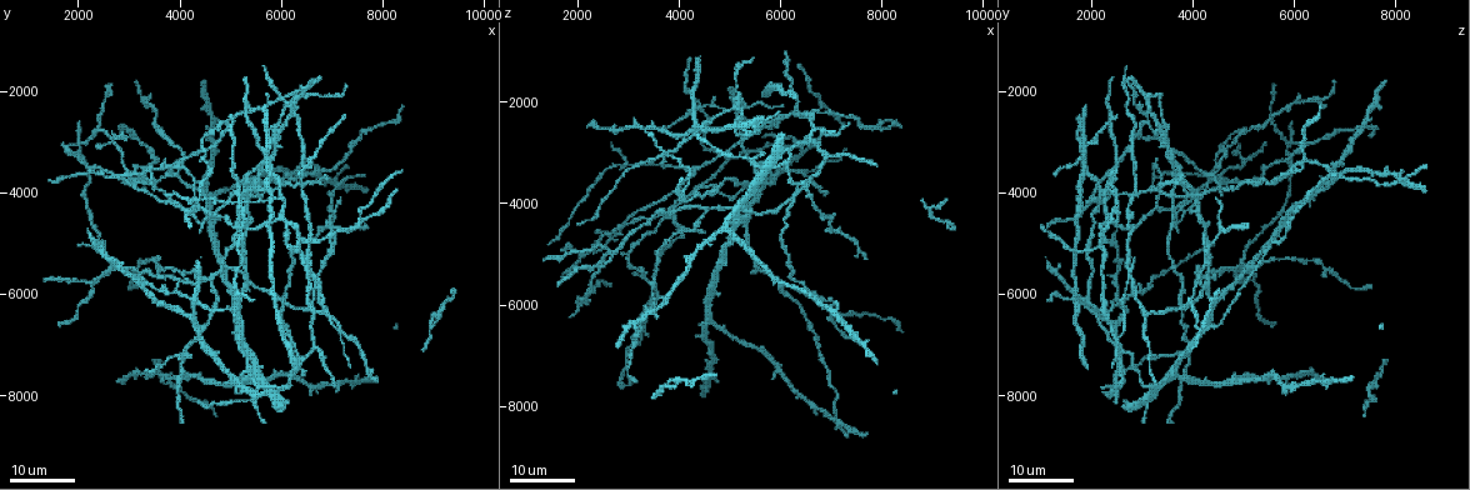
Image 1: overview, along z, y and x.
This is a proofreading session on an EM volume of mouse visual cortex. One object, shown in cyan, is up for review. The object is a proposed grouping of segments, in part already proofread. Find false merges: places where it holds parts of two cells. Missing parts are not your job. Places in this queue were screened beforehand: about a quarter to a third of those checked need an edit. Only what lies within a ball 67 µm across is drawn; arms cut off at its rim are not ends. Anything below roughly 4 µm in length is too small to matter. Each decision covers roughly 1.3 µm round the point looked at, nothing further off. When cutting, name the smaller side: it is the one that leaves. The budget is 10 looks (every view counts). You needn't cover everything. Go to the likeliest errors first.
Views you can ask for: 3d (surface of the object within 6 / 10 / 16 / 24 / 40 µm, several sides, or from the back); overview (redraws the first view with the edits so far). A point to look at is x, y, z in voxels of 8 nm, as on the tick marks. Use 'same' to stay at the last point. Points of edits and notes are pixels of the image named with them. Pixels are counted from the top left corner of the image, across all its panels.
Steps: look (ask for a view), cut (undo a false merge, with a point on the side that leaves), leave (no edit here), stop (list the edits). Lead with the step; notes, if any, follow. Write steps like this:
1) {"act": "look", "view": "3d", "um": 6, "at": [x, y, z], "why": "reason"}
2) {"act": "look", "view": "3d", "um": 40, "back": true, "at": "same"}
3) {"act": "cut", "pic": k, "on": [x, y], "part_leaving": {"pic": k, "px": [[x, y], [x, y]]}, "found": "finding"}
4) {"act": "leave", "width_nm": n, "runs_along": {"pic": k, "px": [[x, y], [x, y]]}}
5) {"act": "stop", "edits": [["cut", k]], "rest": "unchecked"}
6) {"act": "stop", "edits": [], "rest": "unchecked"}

{"act": "look", "view": "3d", "um": 24, "at": [6700, 5700, 2750], "why": "three-way junction"}

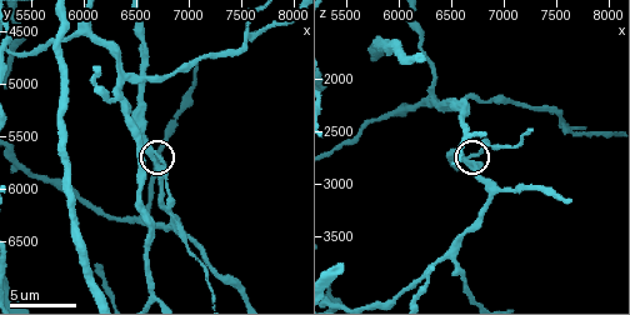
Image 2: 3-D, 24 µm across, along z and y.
{"act": "look", "view": "3d", "um": 6, "at": [6700, 5680, 2760], "why": "closer look"}

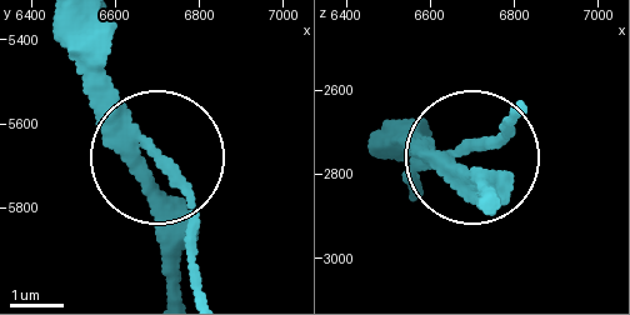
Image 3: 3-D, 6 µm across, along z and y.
{"act": "cut", "pic": 3, "on": [418, 180], "arms": 3, "part_leaving": {"pic": 3, "px": [[429, 158], [504, 135], [509, 116]]}, "found": "a second cell is stuck on"}

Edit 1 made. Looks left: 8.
{"act": "look", "view": "3d", "um": 16, "at": [4400, 4250, 3350], "why": "two arms in line, one across"}

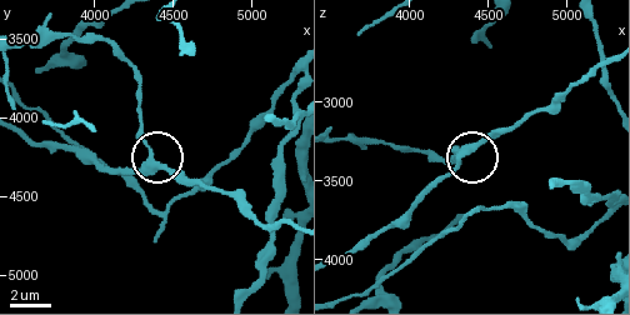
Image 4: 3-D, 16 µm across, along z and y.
{"act": "look", "view": "3d", "um": 10, "at": [4340, 4240, 3280]}

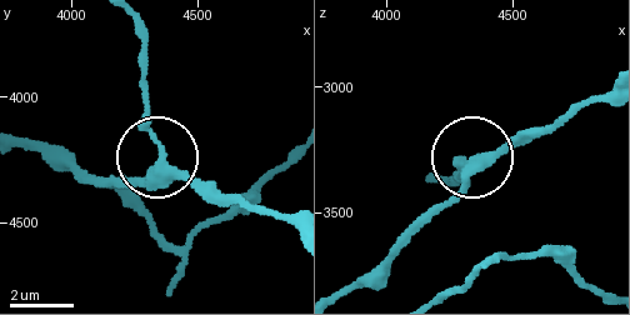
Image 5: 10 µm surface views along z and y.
{"act": "leave", "width_nm": 280, "runs_along": {"pic": 5, "px": [[290, 225], [155, 163], [145, 174], [99, 181]]}, "found": "continuous, no second cell"}

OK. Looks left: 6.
{"act": "look", "view": "3d", "um": 24, "at": [6050, 2700, 3350], "why": "small branch off a trunk"}

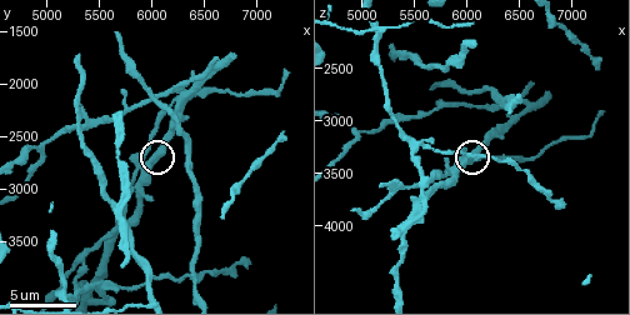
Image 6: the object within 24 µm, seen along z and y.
{"act": "look", "view": "3d", "um": 6, "at": "same", "why": "closer look"}

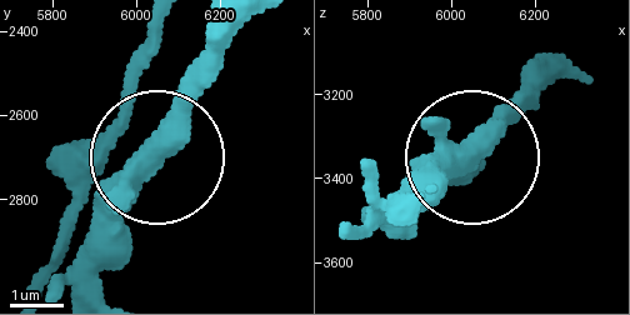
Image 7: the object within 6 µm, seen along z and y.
{"act": "leave", "arms": 4, "found": "one cell here"}

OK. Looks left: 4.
{"act": "look", "view": "3d", "um": 16, "at": [5540, 3920, 3220]}

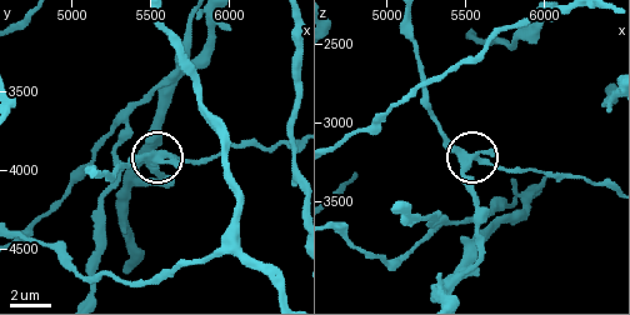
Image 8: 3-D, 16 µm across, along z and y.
{"act": "leave", "arms": 4, "found": "one cell here"}

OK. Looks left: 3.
{"act": "look", "view": "3d", "um": 16, "at": [5550, 3450, 3600], "why": "two arms in line, one across"}

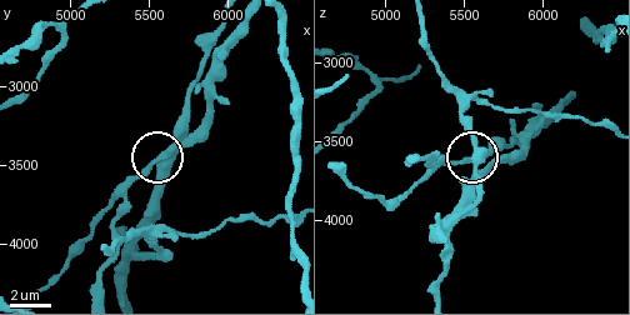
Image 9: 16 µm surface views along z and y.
{"act": "look", "view": "3d", "um": 6, "at": "same"}

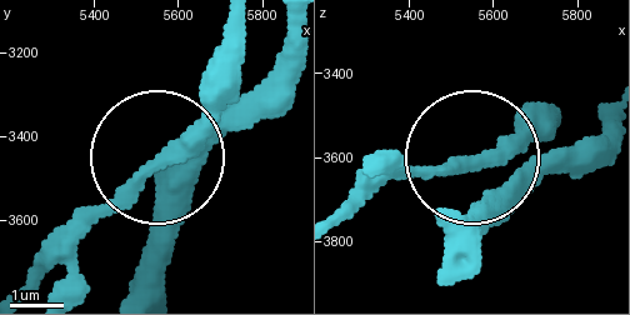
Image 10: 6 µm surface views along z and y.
{"act": "look", "view": "3d", "um": 6, "back": true, "at": [5590, 3440, 3600], "why": "other side"}

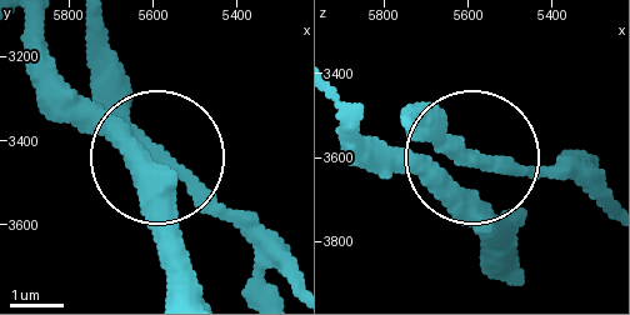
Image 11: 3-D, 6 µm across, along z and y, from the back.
{"act": "leave", "arms": 3, "found": "all the same cell"}

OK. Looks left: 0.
{"act": "stop", "edits": [["cut", 3]], "rest": "unchecked"}

